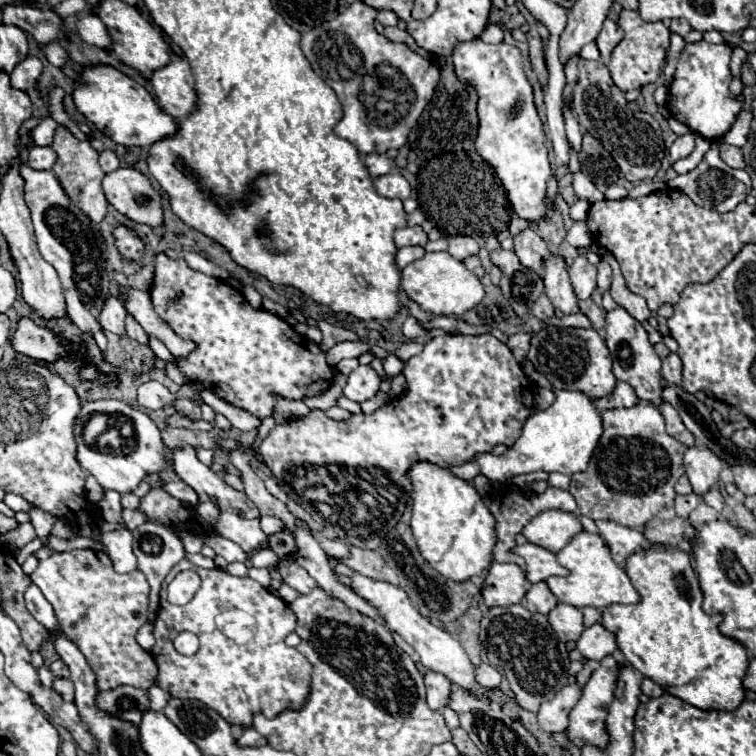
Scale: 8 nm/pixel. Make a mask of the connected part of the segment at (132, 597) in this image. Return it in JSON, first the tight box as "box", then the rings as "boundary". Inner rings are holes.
{"box":[31,550,157,690],"boundary":[[[71,550],[41,560],[31,580],[51,602],[63,632],[87,658],[101,690],[111,690],[121,684],[137,688],[157,684],[157,664],[135,640],[139,628],[147,622],[149,610],[149,582],[141,570],[117,574],[105,552]]]}

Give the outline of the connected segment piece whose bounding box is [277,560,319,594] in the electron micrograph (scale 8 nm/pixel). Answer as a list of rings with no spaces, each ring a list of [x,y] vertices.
[[[281,560],[277,564],[277,568],[283,574],[285,584],[295,588],[299,594],[309,594],[311,590],[319,588],[319,584],[309,576],[309,572],[305,568],[301,568],[295,560]]]

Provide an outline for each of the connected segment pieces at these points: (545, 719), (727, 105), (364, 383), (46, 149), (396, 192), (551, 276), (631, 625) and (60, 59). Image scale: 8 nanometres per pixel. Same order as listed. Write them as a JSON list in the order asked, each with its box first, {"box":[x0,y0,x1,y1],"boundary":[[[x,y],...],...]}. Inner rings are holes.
[{"box":[539,684,581,734],"boundary":[[[567,684],[555,698],[547,700],[539,708],[539,726],[551,734],[565,732],[569,728],[569,712],[581,698],[581,688],[577,684]]]},{"box":[665,40,745,142],"boundary":[[[705,40],[687,44],[679,56],[673,82],[669,84],[669,98],[665,104],[669,114],[679,122],[683,122],[693,134],[703,136],[711,142],[723,138],[729,132],[729,128],[735,124],[745,104],[743,94],[733,96],[729,92],[729,86],[733,82],[733,74],[729,68],[731,54],[733,54],[733,48],[727,44],[717,46]]]},{"box":[343,366,381,402],"boundary":[[[359,366],[357,370],[353,370],[349,374],[349,380],[347,380],[347,386],[343,388],[343,394],[349,400],[365,402],[379,392],[379,384],[381,384],[381,378],[371,366]]]},{"box":[27,146,57,170],"boundary":[[[35,146],[29,152],[27,166],[33,166],[35,170],[51,170],[57,160],[57,152],[51,146]]]},{"box":[375,172,411,200],"boundary":[[[389,172],[385,176],[375,178],[375,188],[381,196],[385,198],[399,198],[405,200],[411,194],[411,186],[409,182],[403,178],[401,172]]]},{"box":[543,254,577,314],"boundary":[[[549,254],[543,260],[543,284],[545,284],[545,294],[553,302],[557,310],[563,314],[573,314],[577,312],[577,296],[571,288],[569,274],[567,274],[567,264],[561,256]]]},{"box":[601,548,749,710],"boundary":[[[651,548],[645,552],[633,554],[625,566],[625,572],[631,578],[637,592],[641,594],[641,602],[631,606],[621,606],[621,604],[607,606],[601,618],[601,624],[615,634],[617,646],[621,654],[625,656],[625,660],[635,670],[639,670],[645,678],[651,678],[653,682],[657,682],[667,694],[673,694],[697,708],[737,710],[741,702],[745,700],[743,678],[745,678],[745,670],[749,668],[747,648],[739,640],[721,634],[719,630],[719,624],[723,622],[721,614],[709,616],[703,612],[701,608],[703,594],[699,588],[699,580],[693,574],[689,554],[683,550],[673,550],[673,548],[669,550]]]},{"box":[45,40,69,68],"boundary":[[[63,40],[45,46],[45,56],[47,56],[47,60],[49,60],[53,66],[57,66],[57,68],[63,68],[63,66],[69,62],[69,54],[67,54],[67,50],[65,50]]]}]

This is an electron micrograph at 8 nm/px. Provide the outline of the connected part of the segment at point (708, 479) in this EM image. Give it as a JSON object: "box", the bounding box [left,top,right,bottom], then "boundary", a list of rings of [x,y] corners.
{"box":[683,446,721,494],"boundary":[[[701,446],[687,448],[683,464],[695,494],[705,494],[711,486],[717,484],[721,472],[721,460],[709,448]]]}

